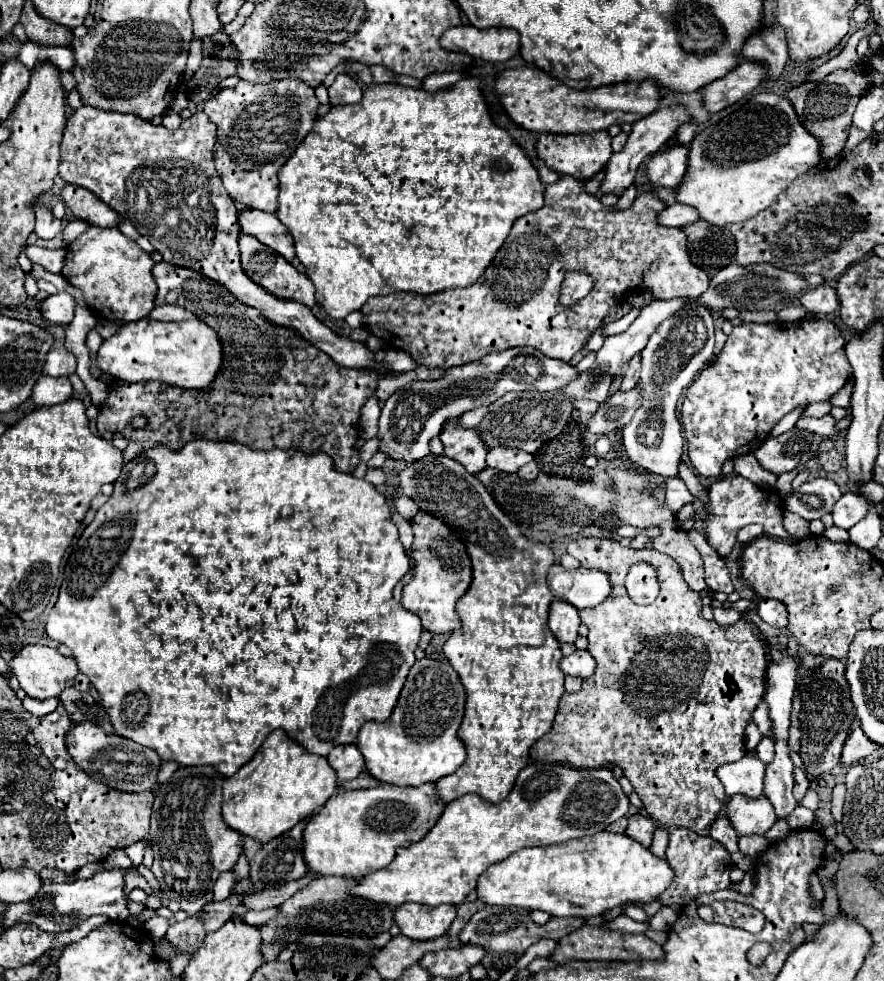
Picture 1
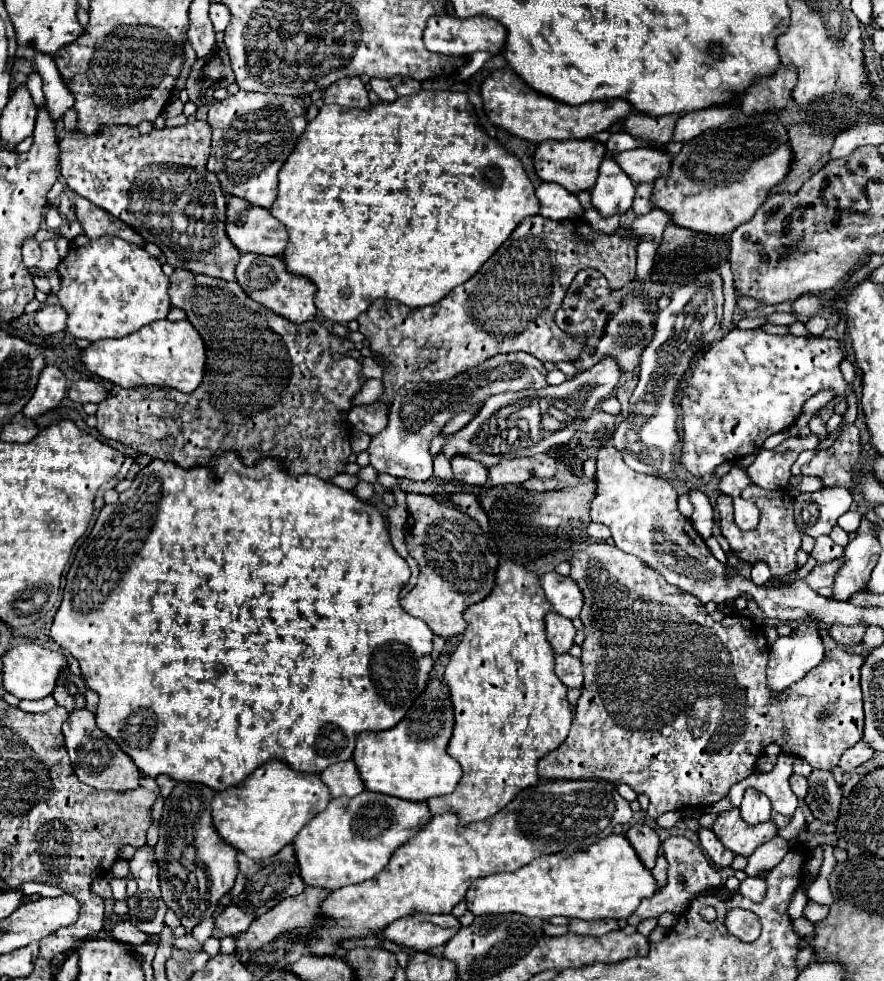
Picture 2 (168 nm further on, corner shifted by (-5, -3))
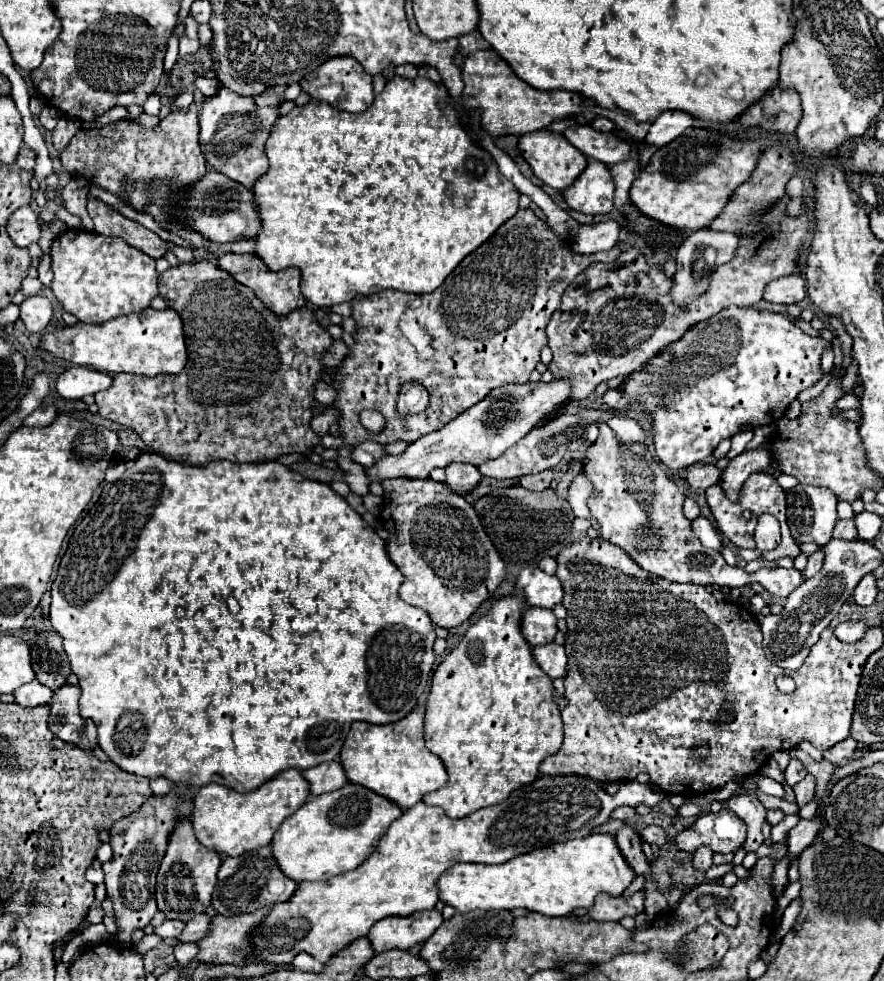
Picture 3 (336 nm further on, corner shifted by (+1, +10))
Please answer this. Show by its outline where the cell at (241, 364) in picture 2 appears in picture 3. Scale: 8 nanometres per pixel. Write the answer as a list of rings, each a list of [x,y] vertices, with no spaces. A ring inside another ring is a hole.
[[[196,260],[192,264],[178,264],[174,268],[168,268],[160,280],[158,280],[158,290],[160,296],[168,302],[168,308],[176,310],[182,318],[184,324],[184,338],[186,338],[186,348],[188,348],[188,364],[184,366],[184,370],[178,376],[166,376],[166,380],[162,380],[162,376],[156,378],[148,378],[148,376],[136,376],[136,374],[118,374],[114,376],[114,384],[104,390],[102,394],[96,394],[96,404],[98,404],[98,412],[100,416],[118,422],[122,426],[132,428],[154,452],[158,452],[160,456],[168,458],[168,460],[178,460],[178,462],[186,462],[186,464],[194,464],[194,466],[202,466],[214,460],[230,460],[230,462],[270,462],[282,454],[290,454],[290,452],[310,452],[318,442],[320,436],[316,436],[310,428],[310,420],[312,420],[312,410],[310,404],[314,402],[314,384],[322,378],[322,354],[326,352],[326,348],[330,346],[330,334],[320,328],[318,322],[312,320],[312,312],[308,308],[300,308],[296,312],[290,312],[288,316],[276,316],[272,314],[256,296],[250,288],[238,284],[228,272],[220,270],[218,266],[210,264],[210,262],[202,262]]]

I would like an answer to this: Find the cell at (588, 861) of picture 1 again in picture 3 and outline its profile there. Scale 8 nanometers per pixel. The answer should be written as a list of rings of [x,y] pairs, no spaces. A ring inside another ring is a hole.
[[[590,834],[586,838],[552,844],[516,856],[498,866],[454,864],[438,878],[438,896],[458,912],[472,910],[514,910],[526,908],[544,916],[568,916],[576,908],[590,908],[602,892],[620,896],[634,880],[634,870],[620,854],[610,834]]]

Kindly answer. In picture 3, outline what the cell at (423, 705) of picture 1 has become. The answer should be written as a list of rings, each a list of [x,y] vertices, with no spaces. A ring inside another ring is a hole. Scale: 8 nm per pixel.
[[[416,708],[400,722],[388,726],[354,722],[342,746],[340,764],[348,782],[384,796],[402,810],[412,808],[424,798],[424,794],[436,792],[448,782],[442,760],[424,746],[424,708]]]

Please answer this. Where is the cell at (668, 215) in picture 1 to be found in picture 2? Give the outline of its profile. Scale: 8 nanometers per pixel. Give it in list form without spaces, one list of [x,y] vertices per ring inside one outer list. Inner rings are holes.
[[[654,209],[654,211],[650,211],[648,215],[638,217],[638,219],[632,223],[630,235],[642,237],[642,241],[644,241],[644,239],[652,239],[654,243],[660,243],[662,233],[664,233],[664,229],[666,229],[668,225],[672,225],[672,217],[668,217],[666,211]]]

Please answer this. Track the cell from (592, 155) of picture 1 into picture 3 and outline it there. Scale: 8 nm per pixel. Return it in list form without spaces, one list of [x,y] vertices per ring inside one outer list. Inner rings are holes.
[[[536,130],[530,134],[520,136],[518,148],[524,156],[524,160],[530,164],[536,178],[540,178],[546,186],[552,186],[556,190],[564,190],[574,184],[574,180],[582,174],[586,168],[586,156],[582,156],[580,150],[576,150],[562,134],[554,134],[550,130]]]

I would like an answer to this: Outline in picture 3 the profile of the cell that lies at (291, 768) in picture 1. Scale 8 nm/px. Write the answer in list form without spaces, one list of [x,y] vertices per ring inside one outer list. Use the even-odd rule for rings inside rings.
[[[284,770],[250,794],[238,794],[226,786],[208,784],[202,786],[194,796],[194,812],[190,822],[202,846],[220,856],[240,856],[248,850],[268,846],[278,826],[292,816],[308,796],[308,782],[298,770]]]

